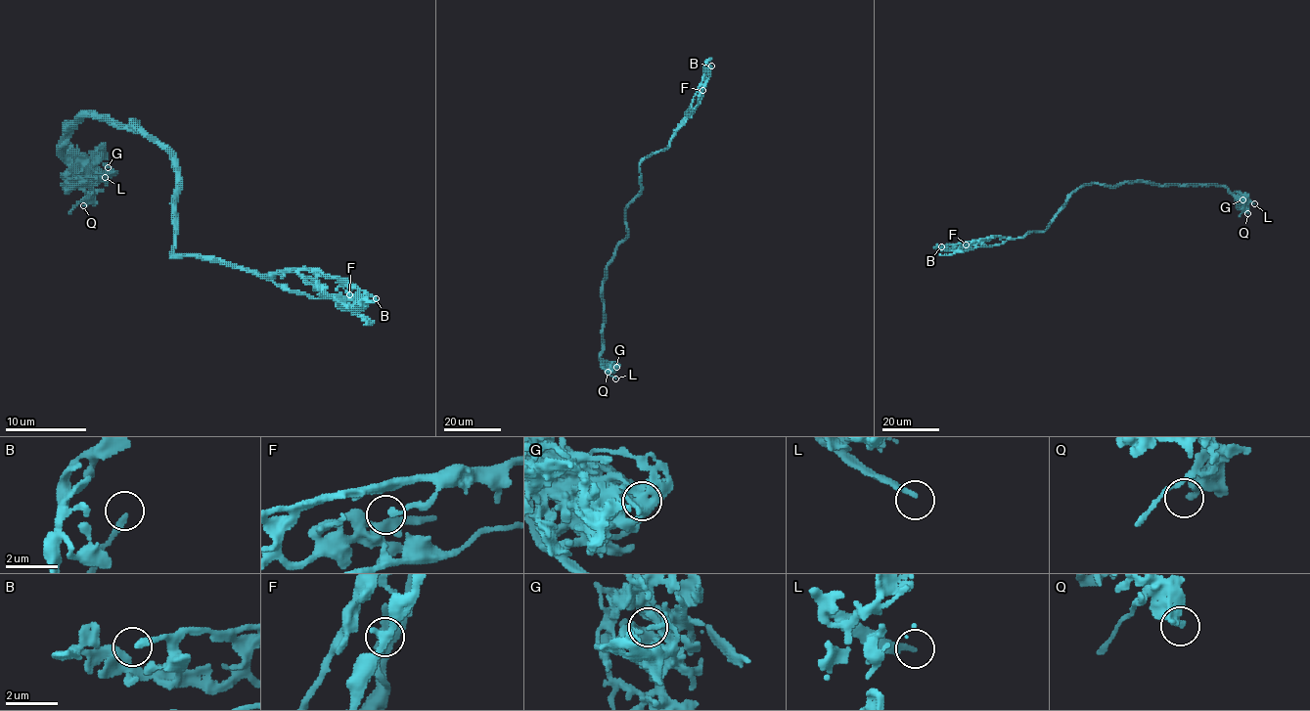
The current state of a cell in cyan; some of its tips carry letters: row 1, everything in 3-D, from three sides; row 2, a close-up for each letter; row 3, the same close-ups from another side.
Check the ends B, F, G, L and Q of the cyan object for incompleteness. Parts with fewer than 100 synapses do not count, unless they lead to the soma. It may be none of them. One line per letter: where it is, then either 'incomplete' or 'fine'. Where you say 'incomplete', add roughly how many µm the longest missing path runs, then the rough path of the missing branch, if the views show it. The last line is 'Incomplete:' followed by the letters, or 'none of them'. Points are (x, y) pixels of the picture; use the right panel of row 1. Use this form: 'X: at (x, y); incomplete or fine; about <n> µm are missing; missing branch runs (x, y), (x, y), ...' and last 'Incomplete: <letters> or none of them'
B: at (941, 246); fine
F: at (966, 244); fine
G: at (1242, 199); fine
L: at (1254, 203); incomplete; about 20 µm are missing; missing branch runs (1254, 203), (1278, 221), (1289, 220), (1289, 223)
Q: at (1247, 213); fine
Incomplete: L

